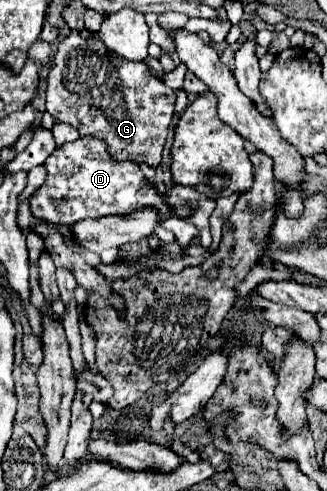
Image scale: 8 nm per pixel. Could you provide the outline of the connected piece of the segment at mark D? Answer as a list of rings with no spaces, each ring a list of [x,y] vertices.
[[[83,136],[75,142],[67,142],[61,148],[55,148],[53,154],[43,162],[43,166],[47,168],[47,178],[41,188],[29,196],[29,208],[35,218],[51,224],[69,226],[85,218],[103,218],[109,214],[125,216],[141,208],[157,210],[159,222],[165,222],[173,216],[191,218],[195,214],[195,204],[171,206],[143,176],[139,164],[117,162],[107,152],[105,142],[93,136]]]

